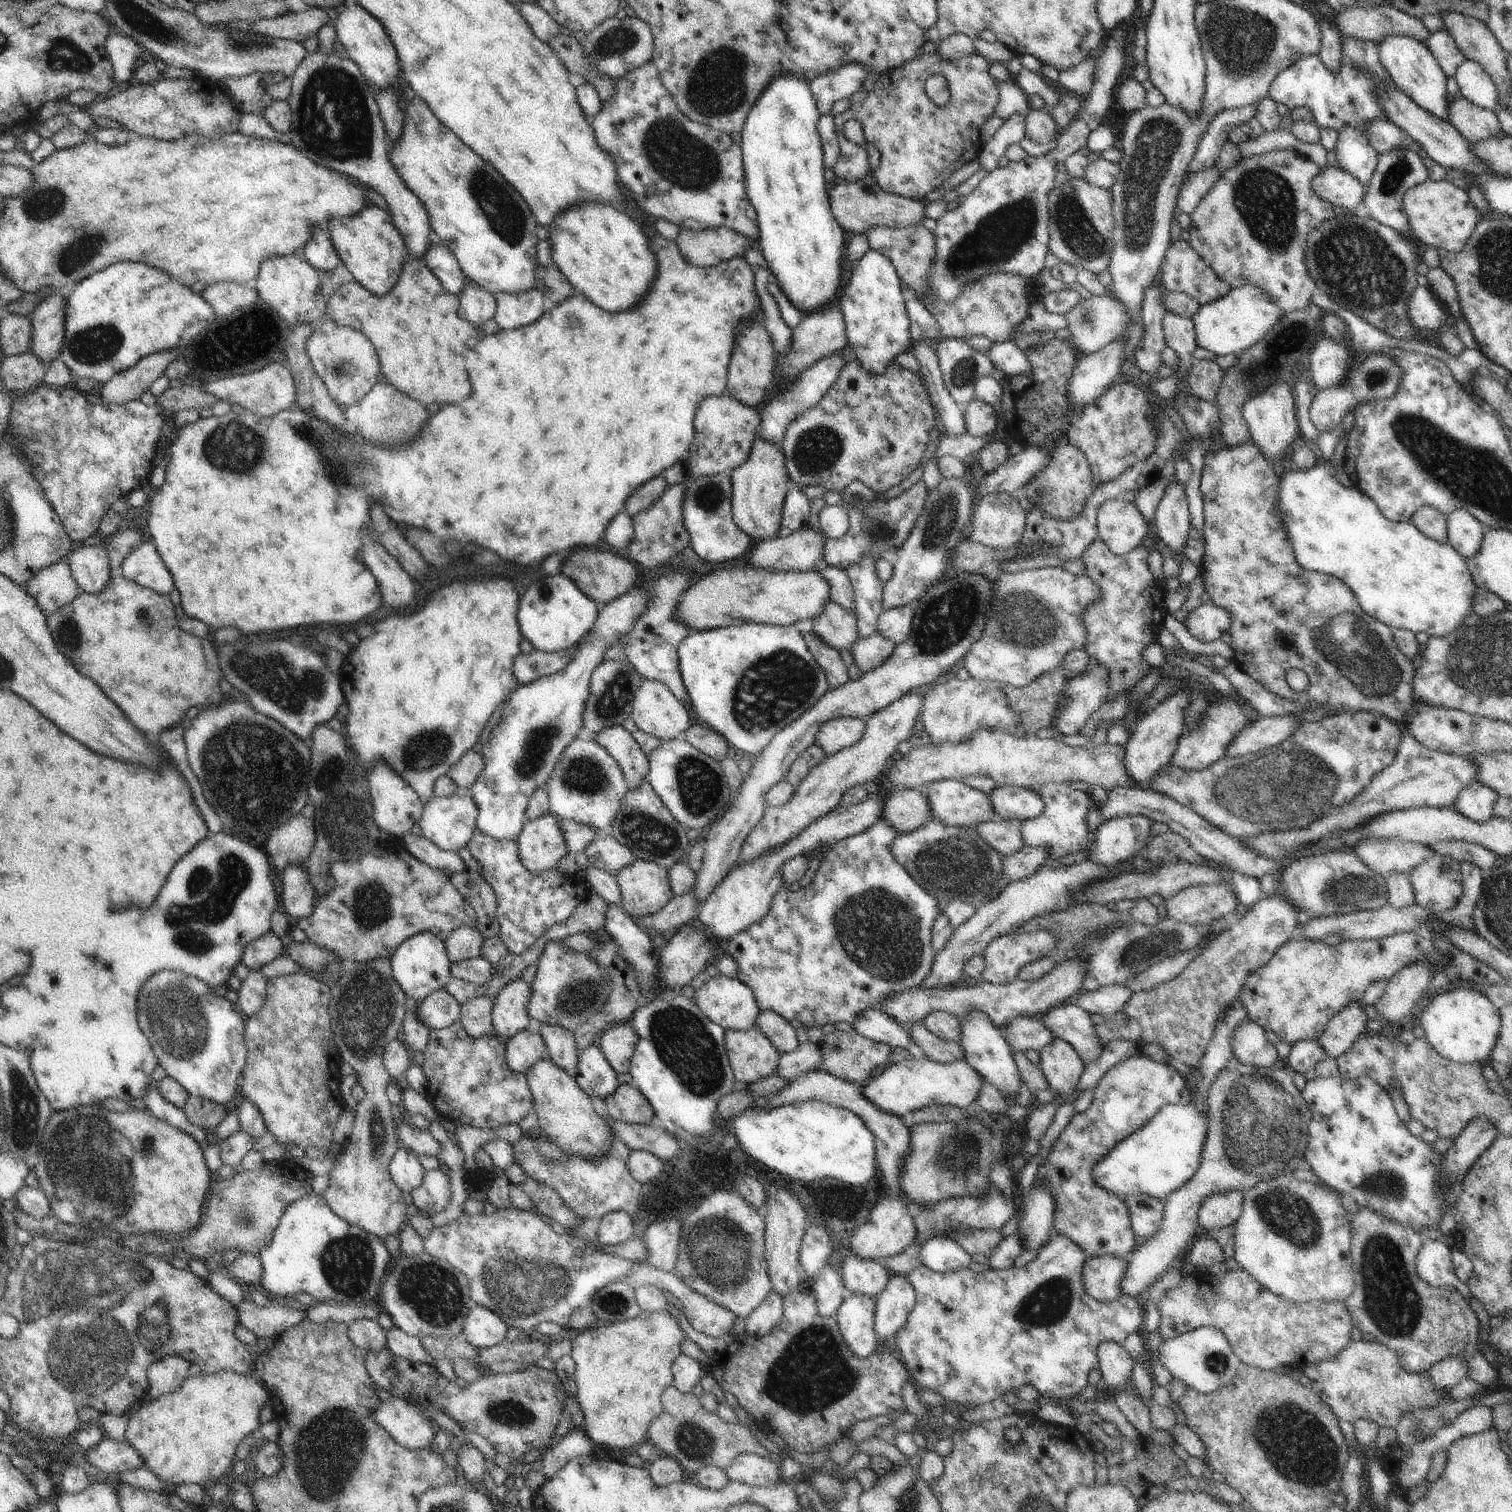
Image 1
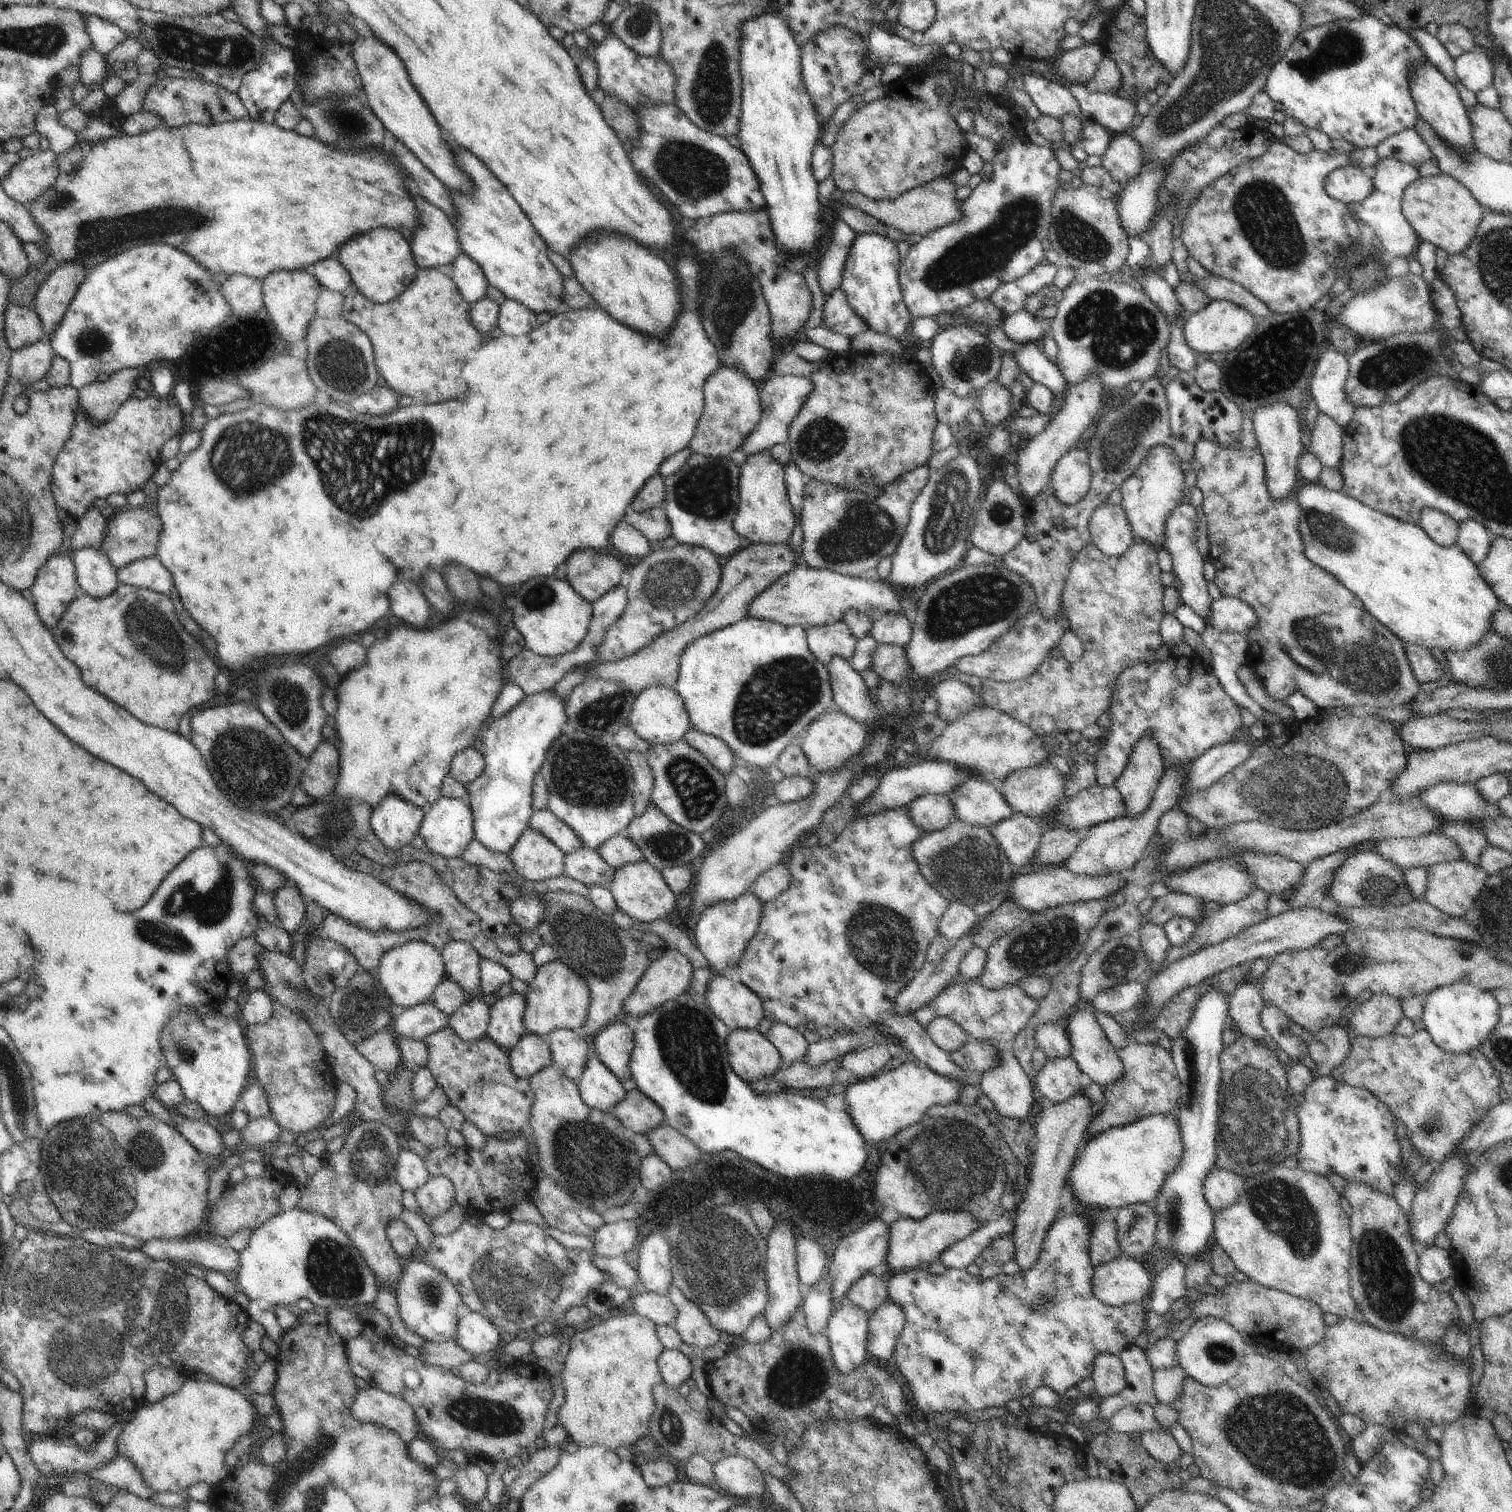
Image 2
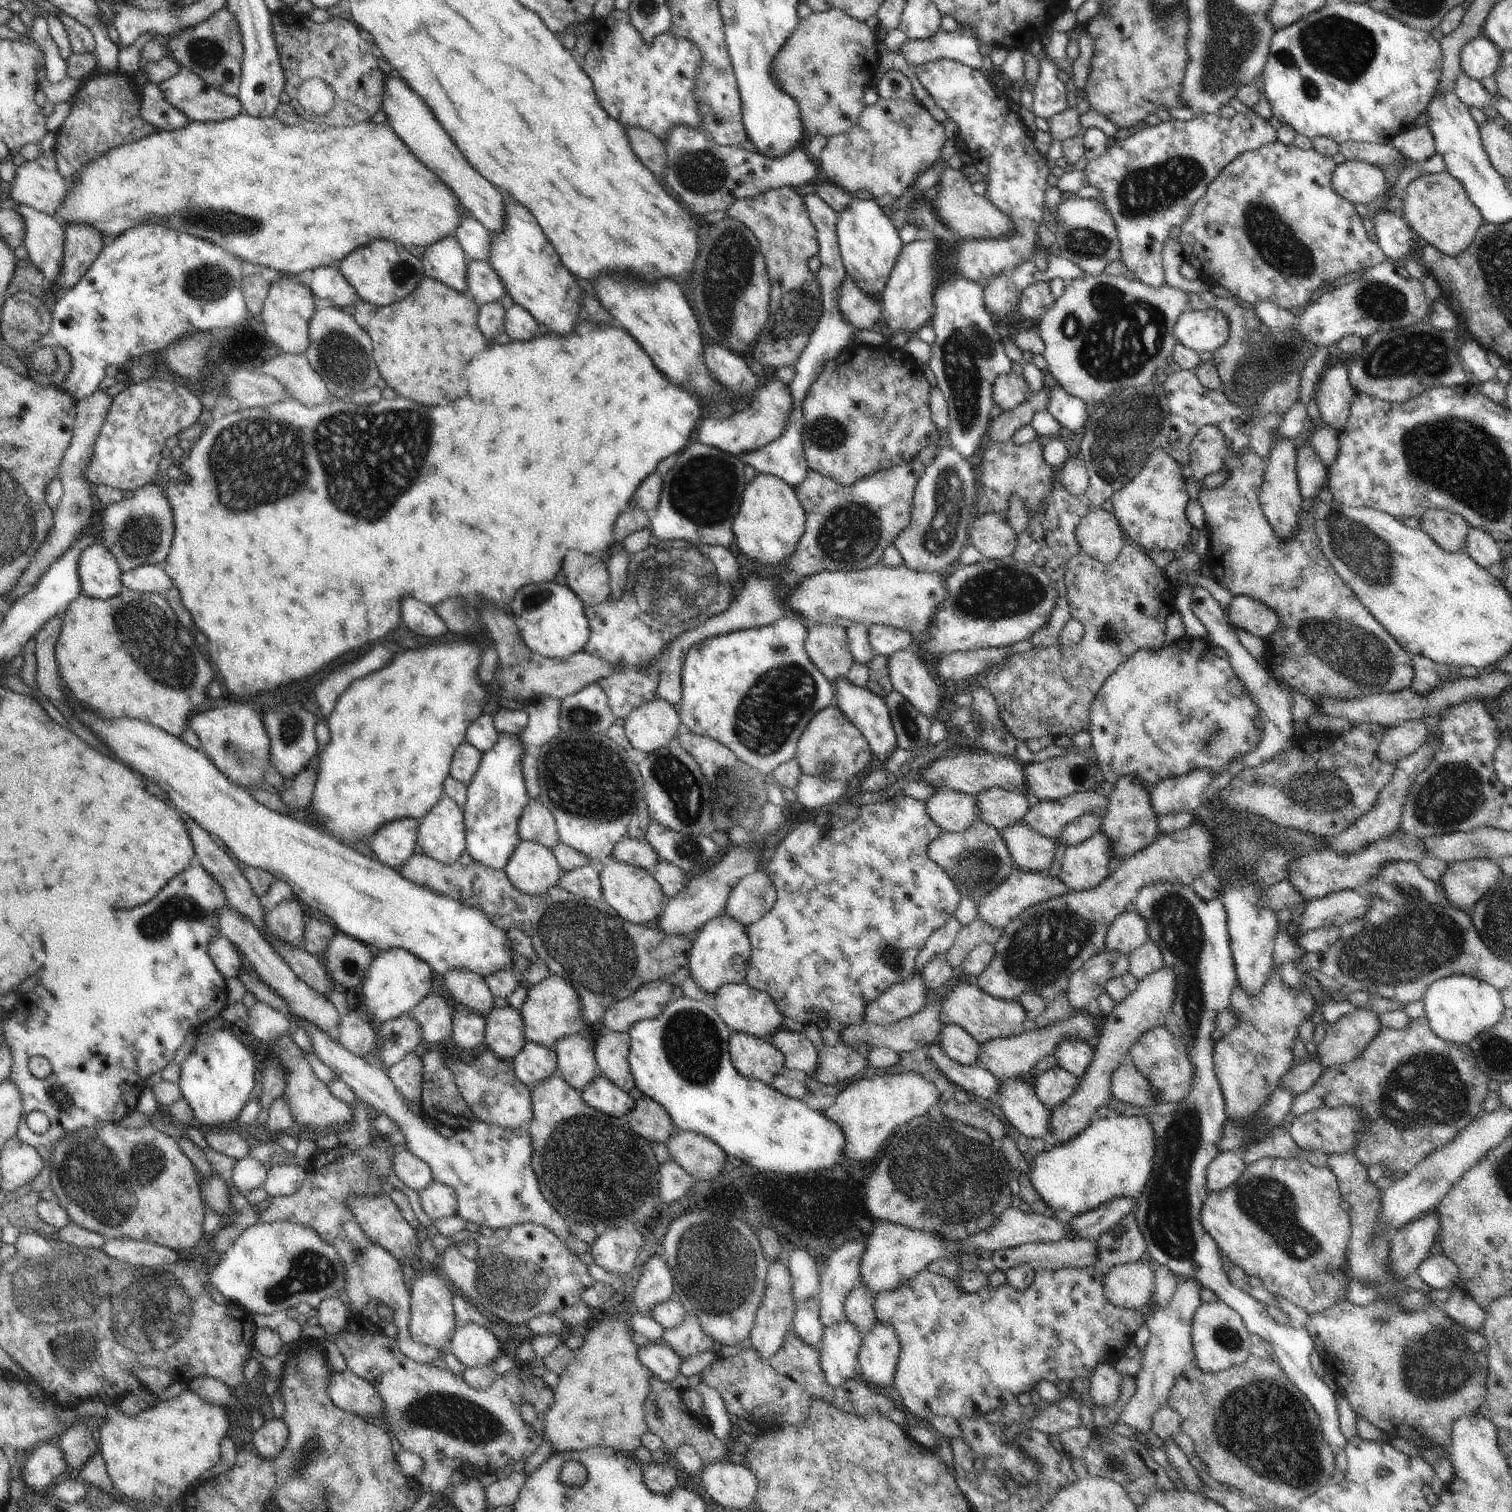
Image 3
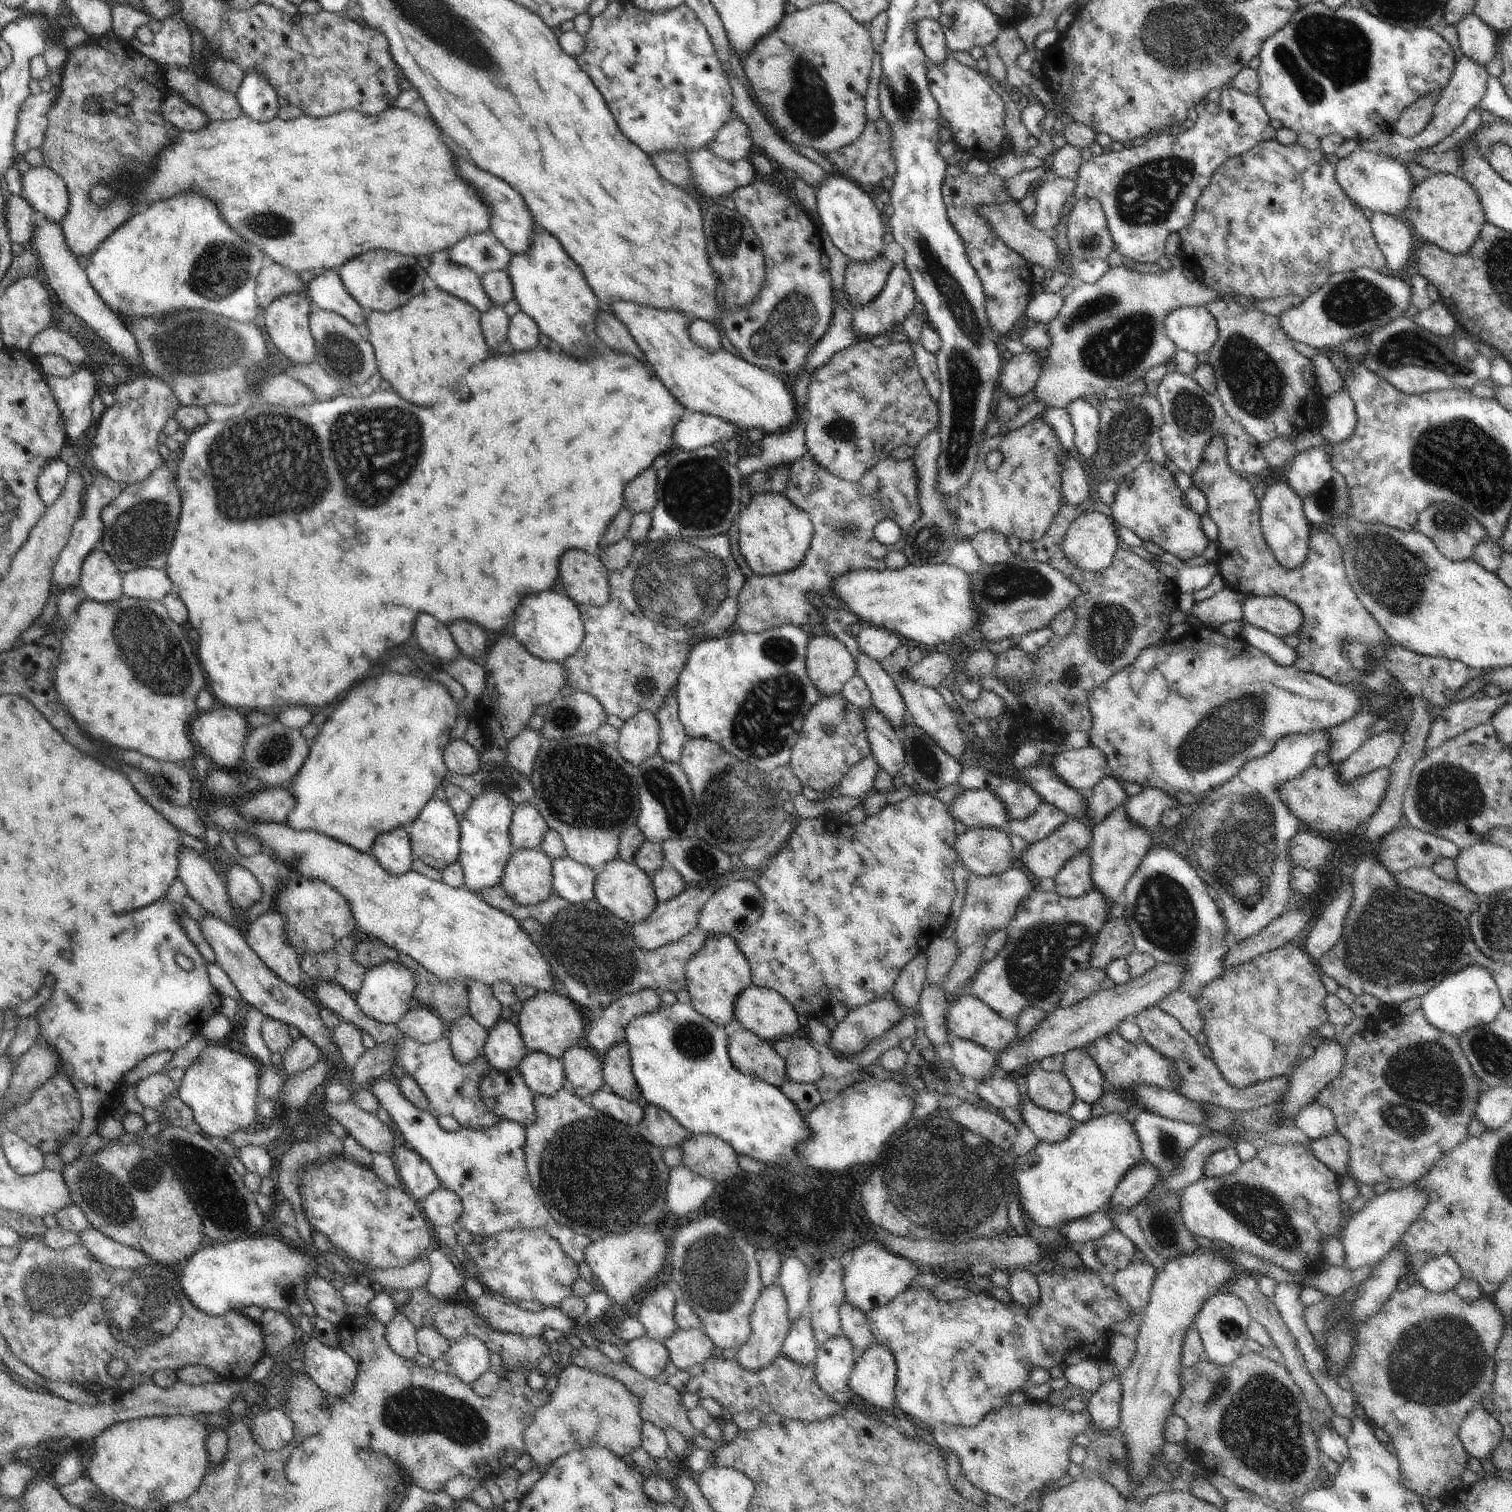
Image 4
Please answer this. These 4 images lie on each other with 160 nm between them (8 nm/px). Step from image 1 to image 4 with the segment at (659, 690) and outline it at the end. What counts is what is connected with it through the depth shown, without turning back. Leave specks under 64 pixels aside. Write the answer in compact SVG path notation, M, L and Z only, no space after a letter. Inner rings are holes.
M638 711L619 730L618 752L635 767L659 750L661 726L657 714Z

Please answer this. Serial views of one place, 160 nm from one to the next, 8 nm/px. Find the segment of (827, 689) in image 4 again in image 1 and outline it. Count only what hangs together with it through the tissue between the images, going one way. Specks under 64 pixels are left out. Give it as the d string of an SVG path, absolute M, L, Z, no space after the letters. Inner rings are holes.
M836 602L826 604L822 616L818 616L810 624L811 631L814 636L818 636L818 640L824 640L826 644L830 644L830 648L841 654L849 652L852 644L859 638L857 616Z

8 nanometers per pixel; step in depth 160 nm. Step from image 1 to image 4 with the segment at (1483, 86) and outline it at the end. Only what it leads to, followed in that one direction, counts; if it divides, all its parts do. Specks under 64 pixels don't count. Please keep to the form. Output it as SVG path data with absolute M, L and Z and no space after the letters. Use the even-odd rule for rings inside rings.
M1474 12L1466 15L1457 24L1457 33L1460 52L1464 57L1483 67L1492 62L1499 36L1478 15Z

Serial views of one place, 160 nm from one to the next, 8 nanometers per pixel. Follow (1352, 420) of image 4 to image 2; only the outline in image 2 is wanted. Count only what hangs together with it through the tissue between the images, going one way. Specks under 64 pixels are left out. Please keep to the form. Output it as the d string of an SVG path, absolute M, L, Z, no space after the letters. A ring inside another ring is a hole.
M1335 348L1326 350L1316 359L1309 395L1319 412L1332 418L1337 431L1352 421L1356 406L1346 396L1346 380L1349 374L1349 353L1340 354Z

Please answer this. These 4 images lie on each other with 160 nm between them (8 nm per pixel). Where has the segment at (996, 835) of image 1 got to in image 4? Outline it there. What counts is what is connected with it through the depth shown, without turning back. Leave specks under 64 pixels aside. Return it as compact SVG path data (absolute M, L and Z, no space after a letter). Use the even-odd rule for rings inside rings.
M1068 818L1049 837L1029 844L1023 850L1019 866L1036 878L1054 879L1069 858L1089 850L1092 839L1091 828L1076 818Z

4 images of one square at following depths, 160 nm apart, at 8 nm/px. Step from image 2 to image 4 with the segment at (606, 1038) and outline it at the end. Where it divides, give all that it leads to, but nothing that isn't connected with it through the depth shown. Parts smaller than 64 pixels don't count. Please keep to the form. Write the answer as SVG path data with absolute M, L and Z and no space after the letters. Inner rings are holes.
M622 1041L600 1057L603 1064L605 1088L629 1101L638 1101L640 1087L632 1072L629 1046Z

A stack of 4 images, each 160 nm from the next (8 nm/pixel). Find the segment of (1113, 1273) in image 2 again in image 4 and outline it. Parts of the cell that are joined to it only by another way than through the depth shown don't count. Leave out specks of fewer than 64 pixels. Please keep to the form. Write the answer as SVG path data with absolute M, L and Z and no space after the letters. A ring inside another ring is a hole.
M1134 1259L1126 1268L1111 1275L1109 1283L1122 1302L1128 1304L1134 1312L1142 1311L1150 1300L1157 1273L1152 1263Z

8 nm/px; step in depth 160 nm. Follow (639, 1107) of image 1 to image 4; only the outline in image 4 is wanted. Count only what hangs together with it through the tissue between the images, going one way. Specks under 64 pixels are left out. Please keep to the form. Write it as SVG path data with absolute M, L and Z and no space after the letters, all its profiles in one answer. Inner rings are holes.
M649 1103L644 1112L637 1129L650 1144L660 1150L679 1147L691 1135L666 1109L658 1105Z

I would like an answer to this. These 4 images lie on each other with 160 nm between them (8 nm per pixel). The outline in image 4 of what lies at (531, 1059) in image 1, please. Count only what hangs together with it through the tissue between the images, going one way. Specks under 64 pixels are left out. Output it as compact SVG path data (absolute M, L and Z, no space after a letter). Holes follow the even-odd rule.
M529 1051L517 1066L524 1079L524 1084L537 1095L554 1096L554 1093L567 1085L562 1059L552 1058L549 1054L540 1051Z

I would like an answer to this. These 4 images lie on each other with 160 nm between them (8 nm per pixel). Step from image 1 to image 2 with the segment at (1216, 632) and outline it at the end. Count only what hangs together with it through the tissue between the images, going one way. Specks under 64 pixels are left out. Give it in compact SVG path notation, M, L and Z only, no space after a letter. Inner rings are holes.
M1222 596L1212 604L1208 627L1218 633L1248 633L1258 624L1258 614L1238 598Z

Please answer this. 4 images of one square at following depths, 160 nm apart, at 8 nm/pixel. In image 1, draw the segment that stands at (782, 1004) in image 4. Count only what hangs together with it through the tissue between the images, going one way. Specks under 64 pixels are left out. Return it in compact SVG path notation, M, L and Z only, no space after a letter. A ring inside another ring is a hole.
M724 975L712 977L695 991L691 1000L702 1010L704 1016L710 1018L718 1026L722 1026L726 1031L753 1029L756 1027L758 1016L761 1014L750 988L738 978L728 978Z

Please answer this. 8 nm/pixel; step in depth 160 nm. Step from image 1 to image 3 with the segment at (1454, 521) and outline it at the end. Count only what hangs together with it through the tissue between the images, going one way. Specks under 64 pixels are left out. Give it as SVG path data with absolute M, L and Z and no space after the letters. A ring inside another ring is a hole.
M1470 527L1464 551L1470 555L1478 566L1489 569L1503 559L1500 543L1496 542L1487 532Z

